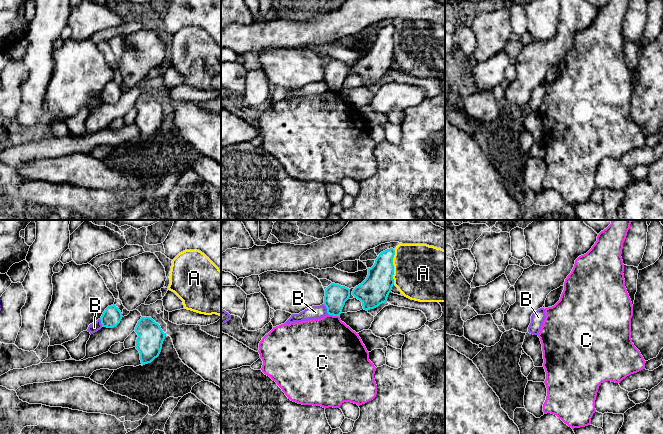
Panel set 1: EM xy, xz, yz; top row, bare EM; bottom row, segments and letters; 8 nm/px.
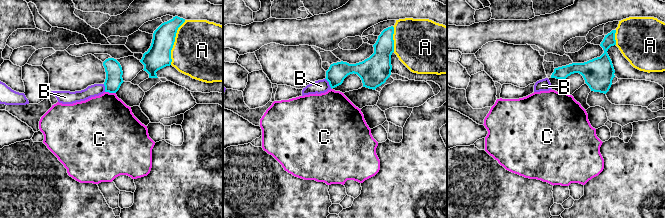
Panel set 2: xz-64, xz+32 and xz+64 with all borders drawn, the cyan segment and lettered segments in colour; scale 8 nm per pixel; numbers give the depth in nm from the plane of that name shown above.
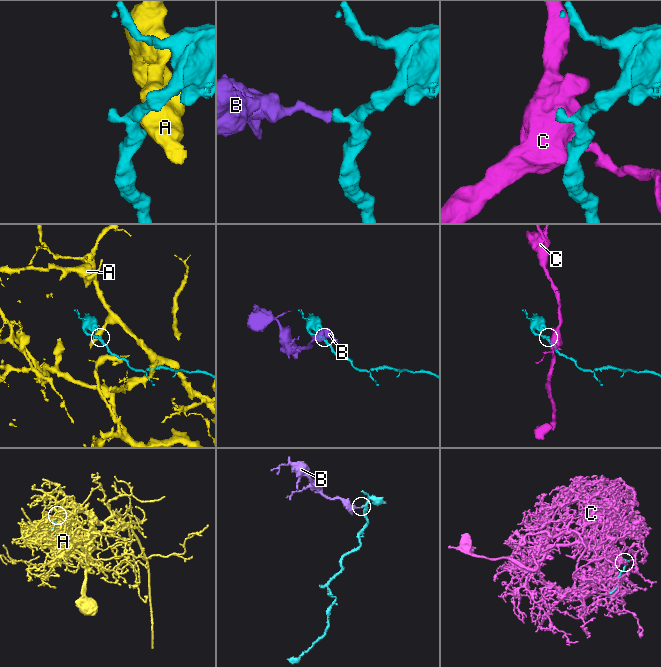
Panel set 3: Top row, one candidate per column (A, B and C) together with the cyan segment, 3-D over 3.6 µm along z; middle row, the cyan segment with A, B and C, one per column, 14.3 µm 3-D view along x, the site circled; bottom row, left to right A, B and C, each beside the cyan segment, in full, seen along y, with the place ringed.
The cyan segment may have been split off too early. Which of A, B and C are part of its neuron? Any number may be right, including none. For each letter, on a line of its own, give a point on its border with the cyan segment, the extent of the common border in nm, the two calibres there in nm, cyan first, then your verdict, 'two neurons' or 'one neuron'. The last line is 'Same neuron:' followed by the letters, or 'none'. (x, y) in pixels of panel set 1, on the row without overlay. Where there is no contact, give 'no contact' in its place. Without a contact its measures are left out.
A: xz (393, 43) | 280 nm | 240/460 nm | two neurons
B: xz (327, 85) | 90 nm | 180/110 nm | two neurons
C: xz (333, 91) | 90 nm | 180/460 nm | two neurons
Same neuron: none

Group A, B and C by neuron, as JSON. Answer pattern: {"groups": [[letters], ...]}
{"groups": [["A"], ["B"], ["C"]]}

